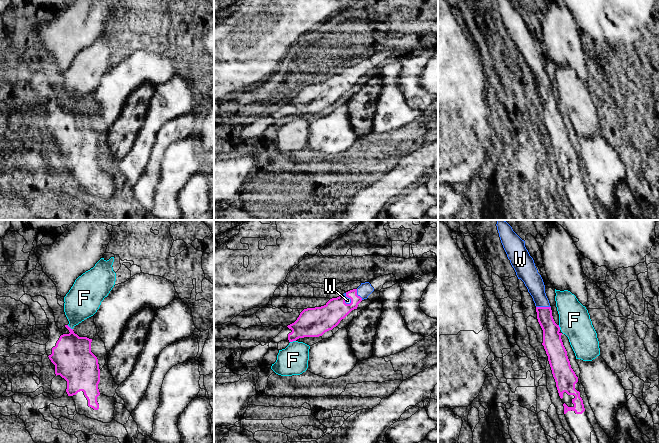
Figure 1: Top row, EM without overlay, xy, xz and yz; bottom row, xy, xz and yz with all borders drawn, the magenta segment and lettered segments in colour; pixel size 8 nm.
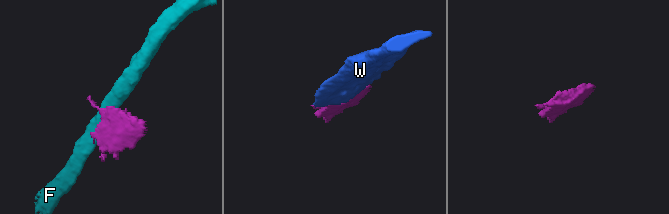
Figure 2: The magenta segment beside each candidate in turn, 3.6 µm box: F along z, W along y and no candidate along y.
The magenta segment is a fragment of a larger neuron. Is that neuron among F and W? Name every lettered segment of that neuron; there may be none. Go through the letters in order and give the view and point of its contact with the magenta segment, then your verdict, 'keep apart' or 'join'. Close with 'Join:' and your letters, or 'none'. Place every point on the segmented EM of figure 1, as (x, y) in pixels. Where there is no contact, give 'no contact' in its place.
F: xz (292, 341) | keep apart
W: yz (543, 307) | join
Join: W

